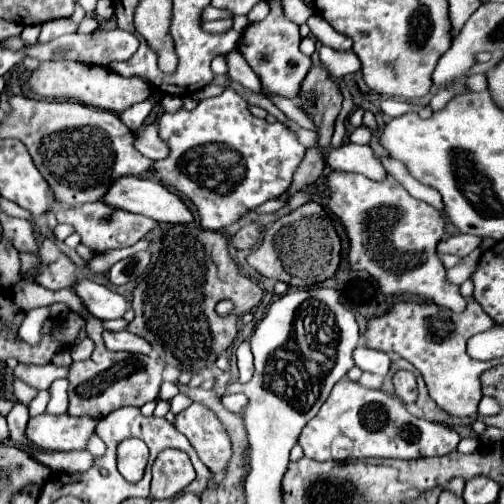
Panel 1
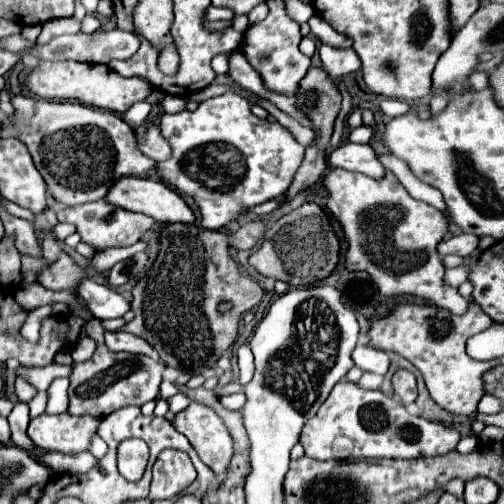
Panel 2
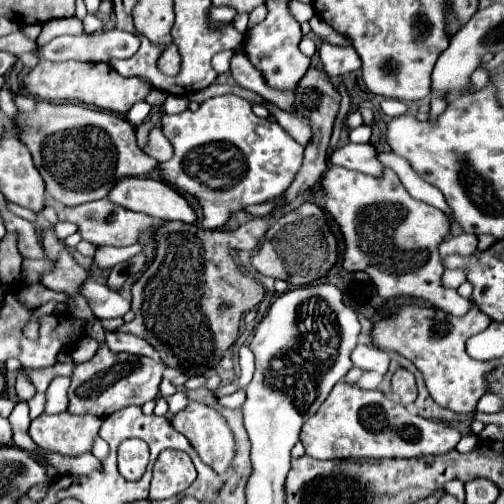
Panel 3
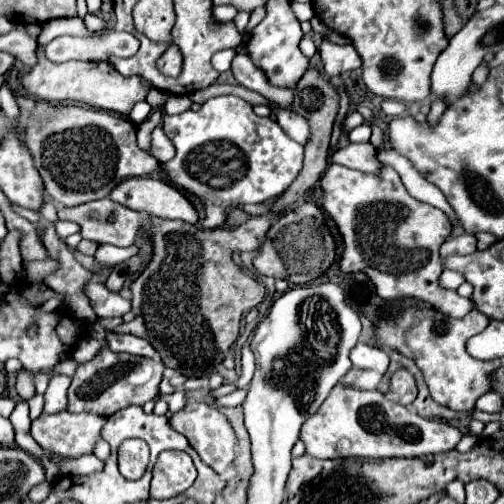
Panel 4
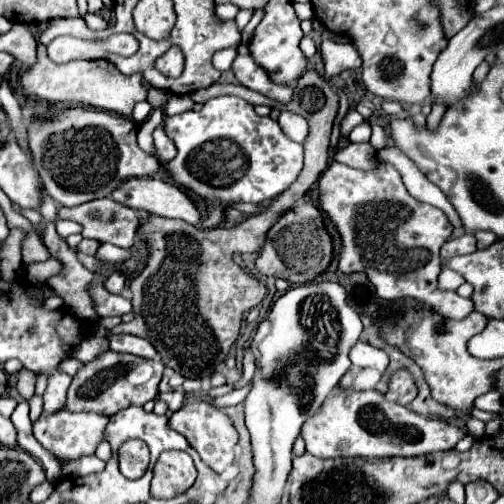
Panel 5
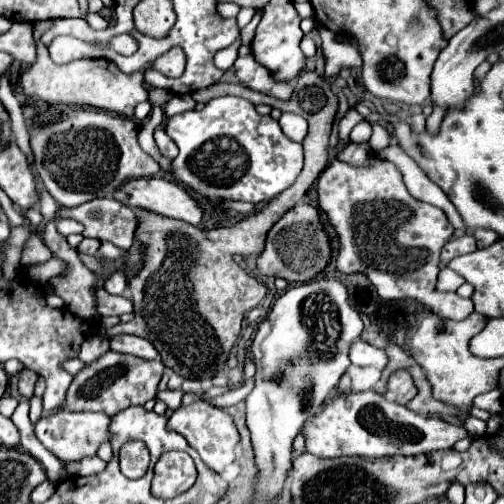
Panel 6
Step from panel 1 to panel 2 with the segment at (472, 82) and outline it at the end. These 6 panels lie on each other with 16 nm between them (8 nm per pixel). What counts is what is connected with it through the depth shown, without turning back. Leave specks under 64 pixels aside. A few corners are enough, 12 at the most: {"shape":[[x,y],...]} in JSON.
{"shape":[[474,72],[469,77],[470,89],[481,91],[488,86],[485,72]]}

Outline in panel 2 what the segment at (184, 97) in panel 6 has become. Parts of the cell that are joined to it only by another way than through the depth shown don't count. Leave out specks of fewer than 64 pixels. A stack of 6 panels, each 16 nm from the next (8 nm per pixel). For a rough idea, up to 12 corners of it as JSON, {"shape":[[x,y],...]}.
{"shape":[[166,96],[162,108],[168,112],[184,110],[184,98]]}

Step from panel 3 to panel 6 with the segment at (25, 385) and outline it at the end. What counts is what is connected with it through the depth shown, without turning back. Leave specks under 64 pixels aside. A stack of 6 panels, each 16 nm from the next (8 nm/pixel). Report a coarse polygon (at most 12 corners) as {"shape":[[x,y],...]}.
{"shape":[[24,368],[18,374],[18,392],[32,398],[36,374]]}

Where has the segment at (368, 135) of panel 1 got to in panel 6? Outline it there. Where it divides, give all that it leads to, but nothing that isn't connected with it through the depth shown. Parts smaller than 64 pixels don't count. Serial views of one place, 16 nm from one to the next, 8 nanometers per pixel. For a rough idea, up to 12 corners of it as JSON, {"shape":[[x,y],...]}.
{"shape":[[363,120],[350,133],[354,143],[369,141],[371,124]]}

